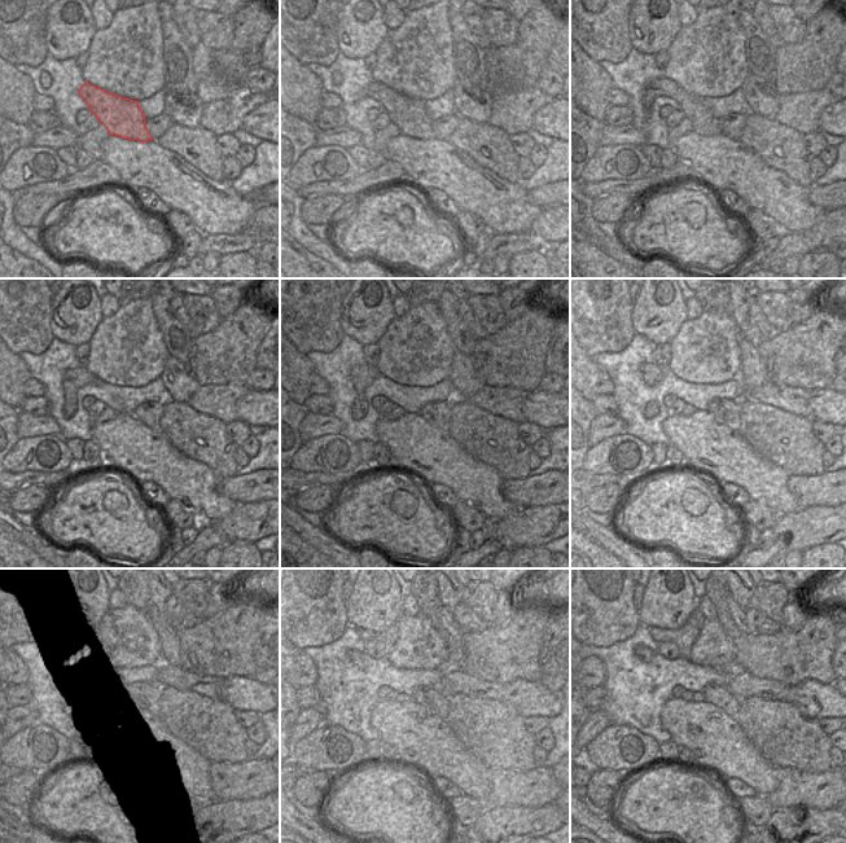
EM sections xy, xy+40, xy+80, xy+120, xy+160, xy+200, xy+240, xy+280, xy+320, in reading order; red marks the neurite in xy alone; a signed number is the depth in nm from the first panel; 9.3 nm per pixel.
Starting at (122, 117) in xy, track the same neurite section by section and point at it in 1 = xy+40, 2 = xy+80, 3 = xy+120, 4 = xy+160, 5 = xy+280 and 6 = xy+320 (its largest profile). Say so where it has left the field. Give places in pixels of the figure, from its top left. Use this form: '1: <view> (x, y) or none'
1: xy+40 (408, 114)
2: xy+80 (704, 122)
3: xy+120 (78, 377)
4: xy+160 (362, 377)
5: xy+280 (355, 657)
6: xy+320 (644, 654)

